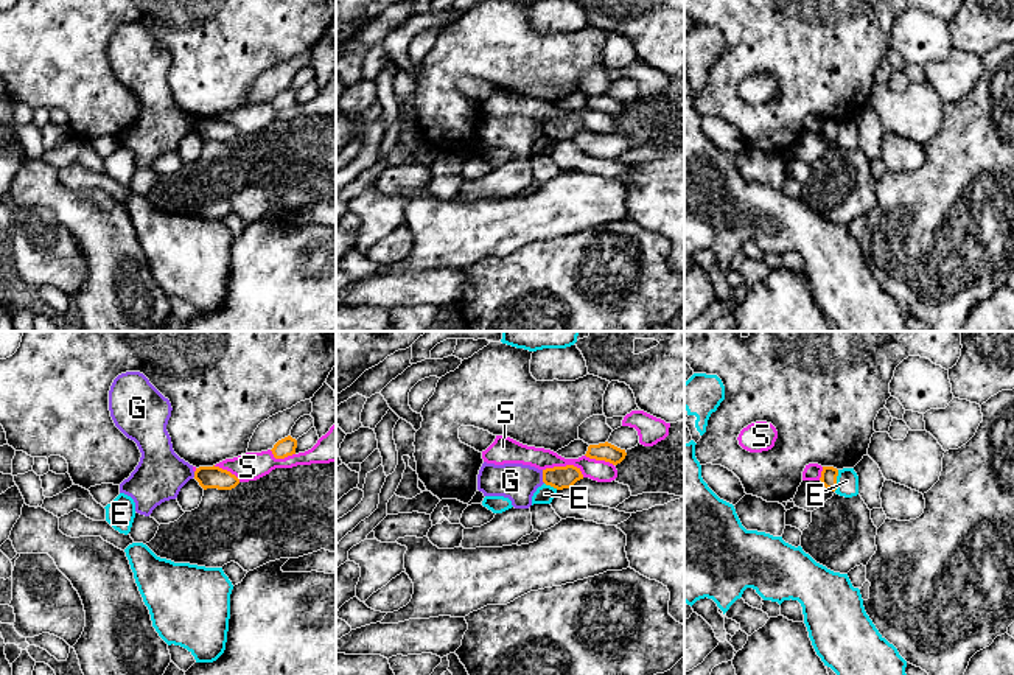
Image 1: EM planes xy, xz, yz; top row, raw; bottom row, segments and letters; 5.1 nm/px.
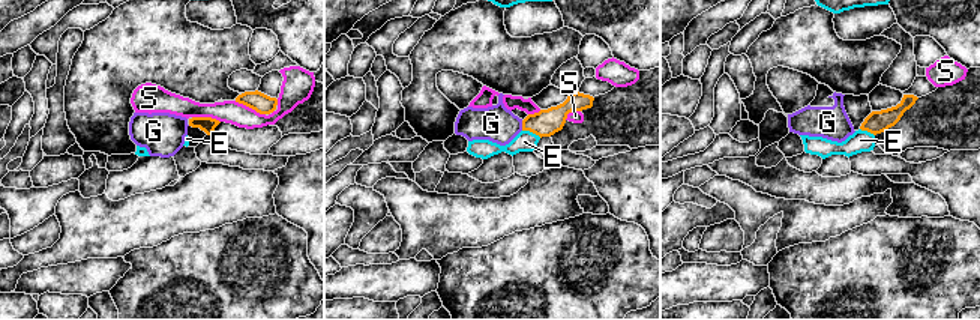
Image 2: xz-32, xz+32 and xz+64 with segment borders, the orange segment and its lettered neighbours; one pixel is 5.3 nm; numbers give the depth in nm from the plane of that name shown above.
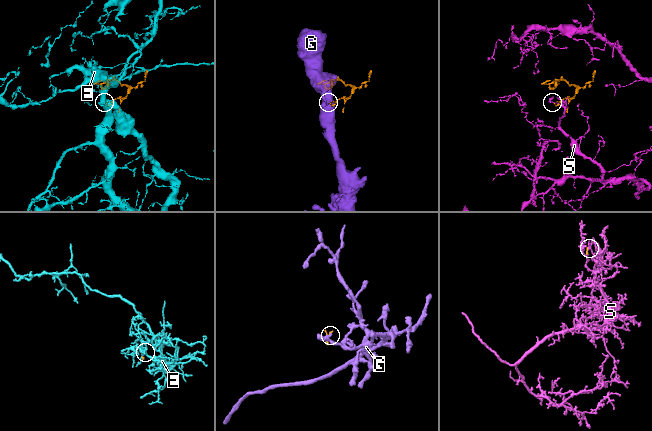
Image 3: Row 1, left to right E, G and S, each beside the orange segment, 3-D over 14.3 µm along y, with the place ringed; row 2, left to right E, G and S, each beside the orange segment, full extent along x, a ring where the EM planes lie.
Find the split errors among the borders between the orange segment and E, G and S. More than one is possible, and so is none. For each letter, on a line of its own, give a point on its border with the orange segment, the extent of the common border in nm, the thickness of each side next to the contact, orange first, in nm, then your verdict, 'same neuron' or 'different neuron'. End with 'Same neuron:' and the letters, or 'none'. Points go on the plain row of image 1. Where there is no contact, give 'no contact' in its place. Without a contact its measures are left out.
E: yz (835, 132) | 110 nm | 80/110 nm | different neuron
G: xz (543, 128) | 70 nm | 120/200 nm | different neuron
S: xz (565, 118) | 220 nm | 120/110 nm | different neuron
Same neuron: none

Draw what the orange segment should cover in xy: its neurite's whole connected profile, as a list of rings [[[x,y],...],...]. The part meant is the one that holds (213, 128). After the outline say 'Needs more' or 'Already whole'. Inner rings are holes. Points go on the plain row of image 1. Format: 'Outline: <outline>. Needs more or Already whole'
Outline: [[[215,117],[196,120],[194,131],[204,142],[232,142],[240,135],[240,131],[235,126]]]. Already whole

